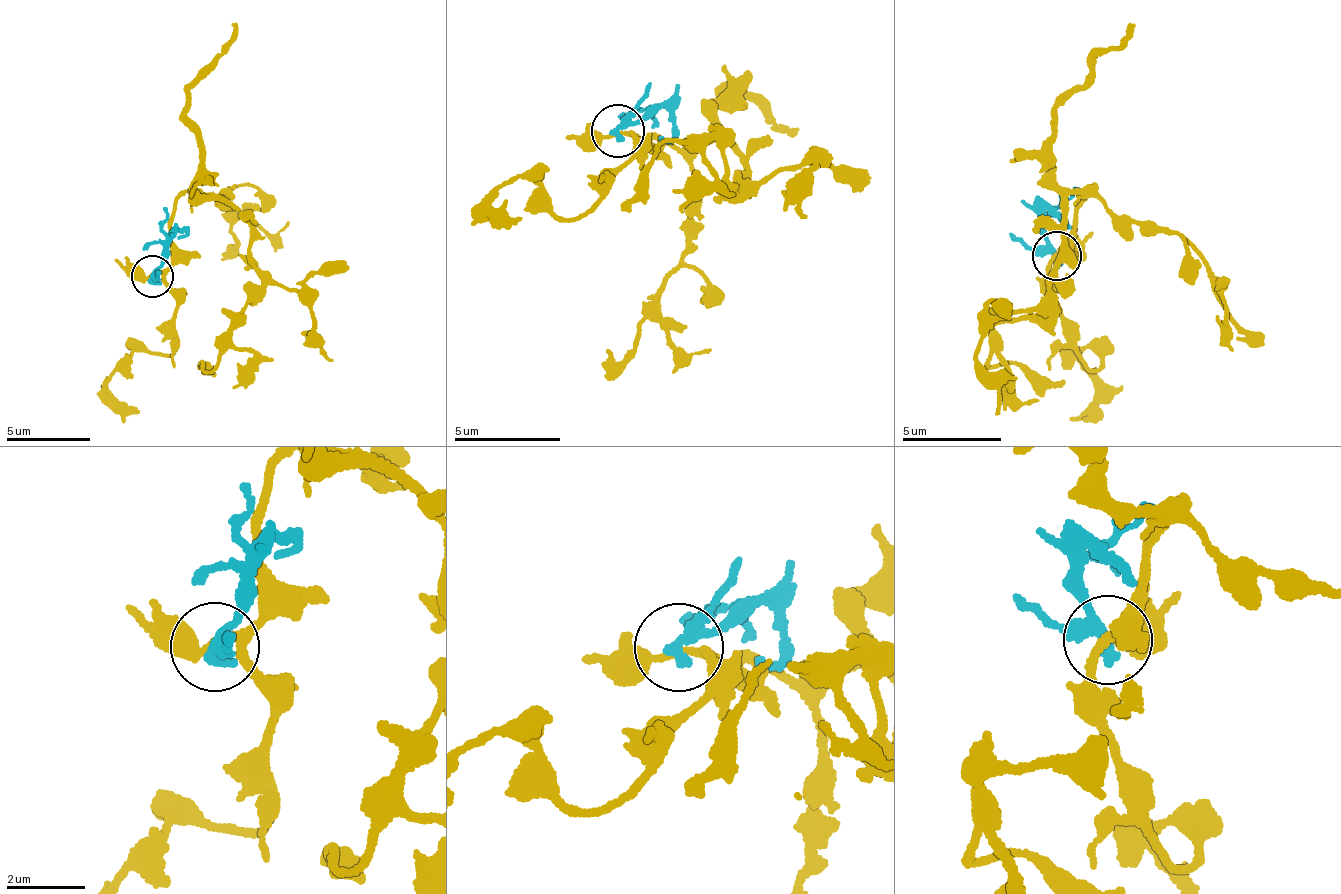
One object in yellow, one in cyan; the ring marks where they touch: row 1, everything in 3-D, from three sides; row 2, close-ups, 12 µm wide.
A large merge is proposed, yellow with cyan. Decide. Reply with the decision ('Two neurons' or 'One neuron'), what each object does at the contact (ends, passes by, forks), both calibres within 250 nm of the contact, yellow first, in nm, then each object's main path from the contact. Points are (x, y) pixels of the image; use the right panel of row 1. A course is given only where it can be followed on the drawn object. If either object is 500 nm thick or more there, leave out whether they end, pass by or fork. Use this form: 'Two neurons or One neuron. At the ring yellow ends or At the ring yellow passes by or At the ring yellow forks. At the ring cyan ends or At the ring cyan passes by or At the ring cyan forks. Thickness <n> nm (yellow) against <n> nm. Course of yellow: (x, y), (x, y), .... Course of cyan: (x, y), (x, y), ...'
Two neurons. At the ring yellow forks. At the ring cyan passes by. Thickness 170 nm (yellow) against 280 nm. Course of yellow: (1060, 254), (1073, 203), (1093, 188), (1066, 200), (1050, 302), (999, 322), (987, 367), (1031, 370), (1065, 385). Course of cyan: (1056, 254), (1046, 240), (1044, 210), (1062, 219), (1065, 225)

